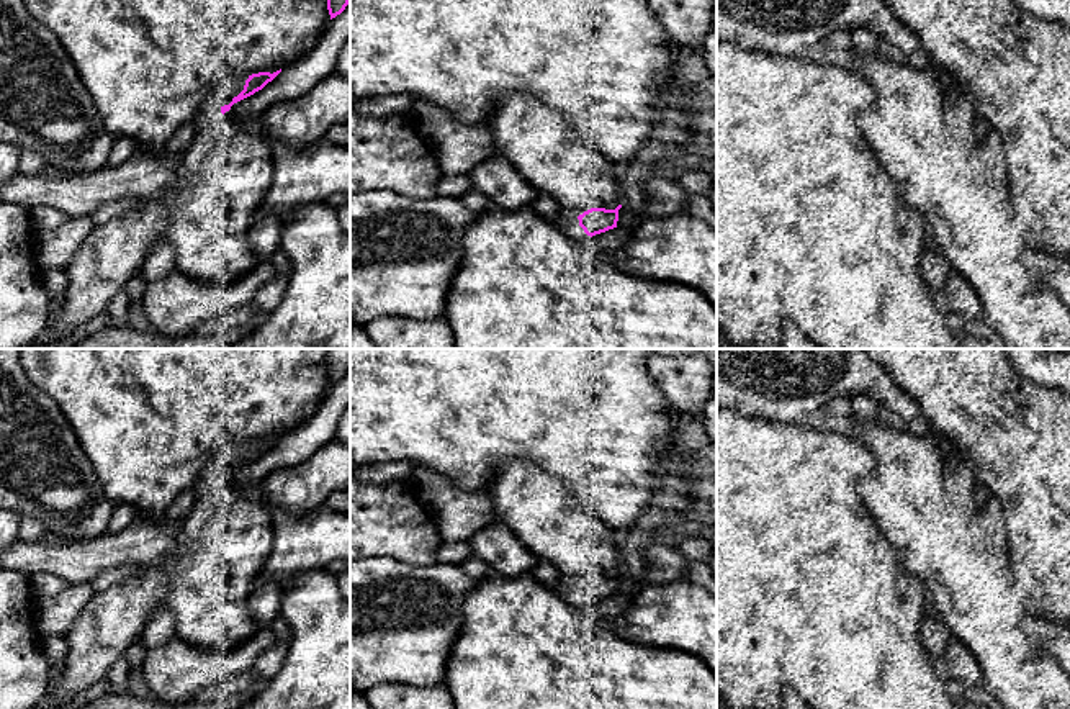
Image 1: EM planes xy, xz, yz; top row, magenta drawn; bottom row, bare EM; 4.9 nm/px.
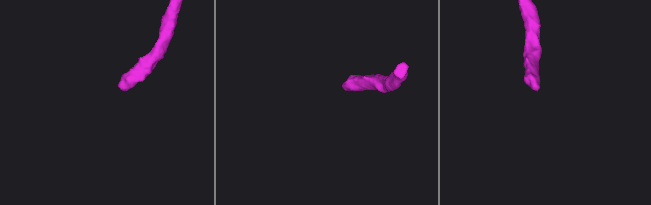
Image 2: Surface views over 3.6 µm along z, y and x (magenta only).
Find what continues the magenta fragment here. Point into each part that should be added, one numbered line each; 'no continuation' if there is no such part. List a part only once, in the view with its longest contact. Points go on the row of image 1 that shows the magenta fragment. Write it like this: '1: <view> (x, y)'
1: xz (568, 223)

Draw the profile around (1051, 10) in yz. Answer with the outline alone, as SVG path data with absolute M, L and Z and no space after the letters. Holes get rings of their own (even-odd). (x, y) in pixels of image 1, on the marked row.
M1013 0L1036 18L1057 21L1070 28L1070 0Z

